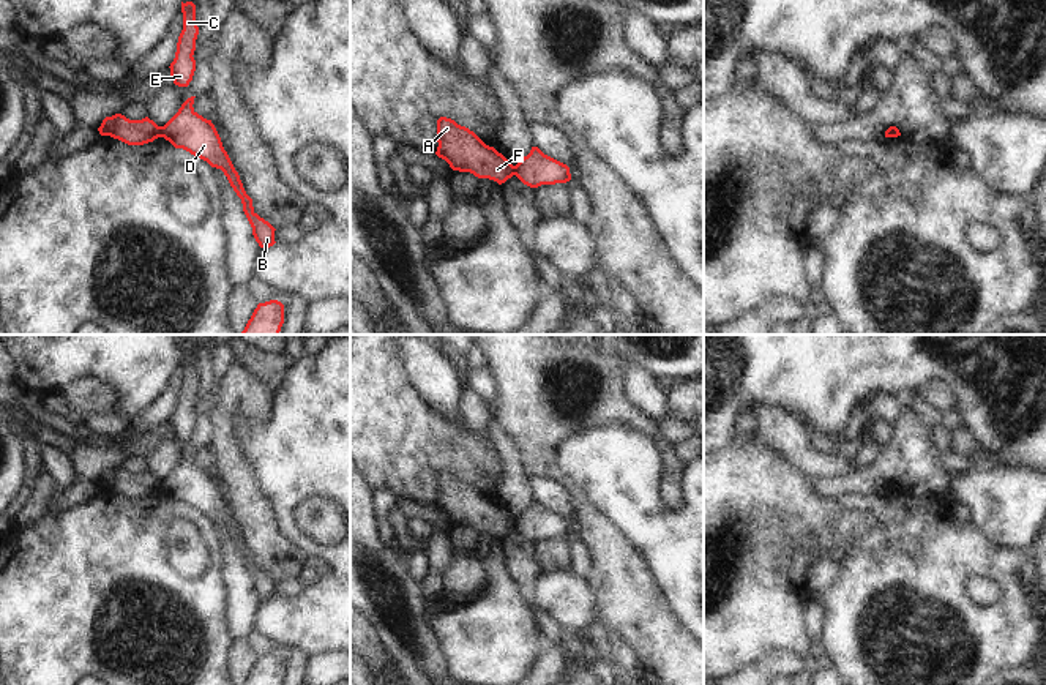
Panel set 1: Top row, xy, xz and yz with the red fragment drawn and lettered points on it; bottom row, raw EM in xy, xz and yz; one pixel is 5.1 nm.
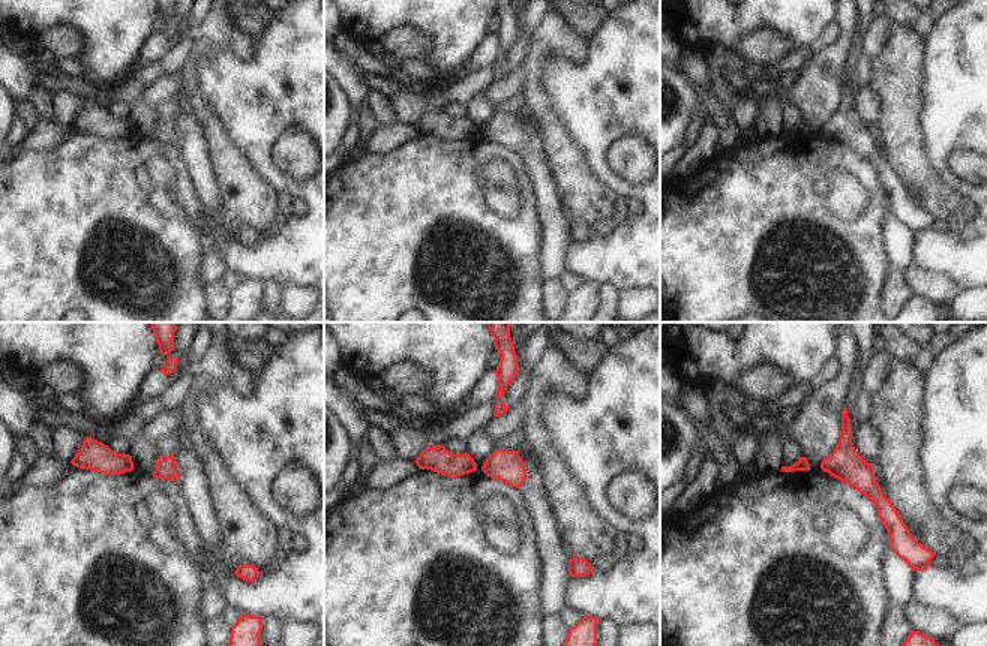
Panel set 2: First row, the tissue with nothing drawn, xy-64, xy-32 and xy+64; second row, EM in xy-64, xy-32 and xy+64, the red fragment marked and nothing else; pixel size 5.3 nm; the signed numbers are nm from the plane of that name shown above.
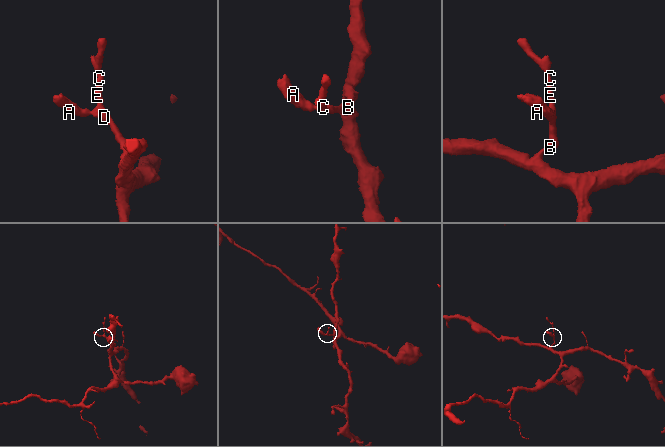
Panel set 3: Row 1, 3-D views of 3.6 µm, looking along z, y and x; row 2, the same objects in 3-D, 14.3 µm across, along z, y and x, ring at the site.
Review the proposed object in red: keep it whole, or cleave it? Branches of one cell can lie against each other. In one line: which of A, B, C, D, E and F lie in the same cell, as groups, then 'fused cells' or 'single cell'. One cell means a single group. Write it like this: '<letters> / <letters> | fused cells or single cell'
A F / B C D E | fused cells

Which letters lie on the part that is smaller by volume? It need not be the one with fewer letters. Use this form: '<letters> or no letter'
A, F

